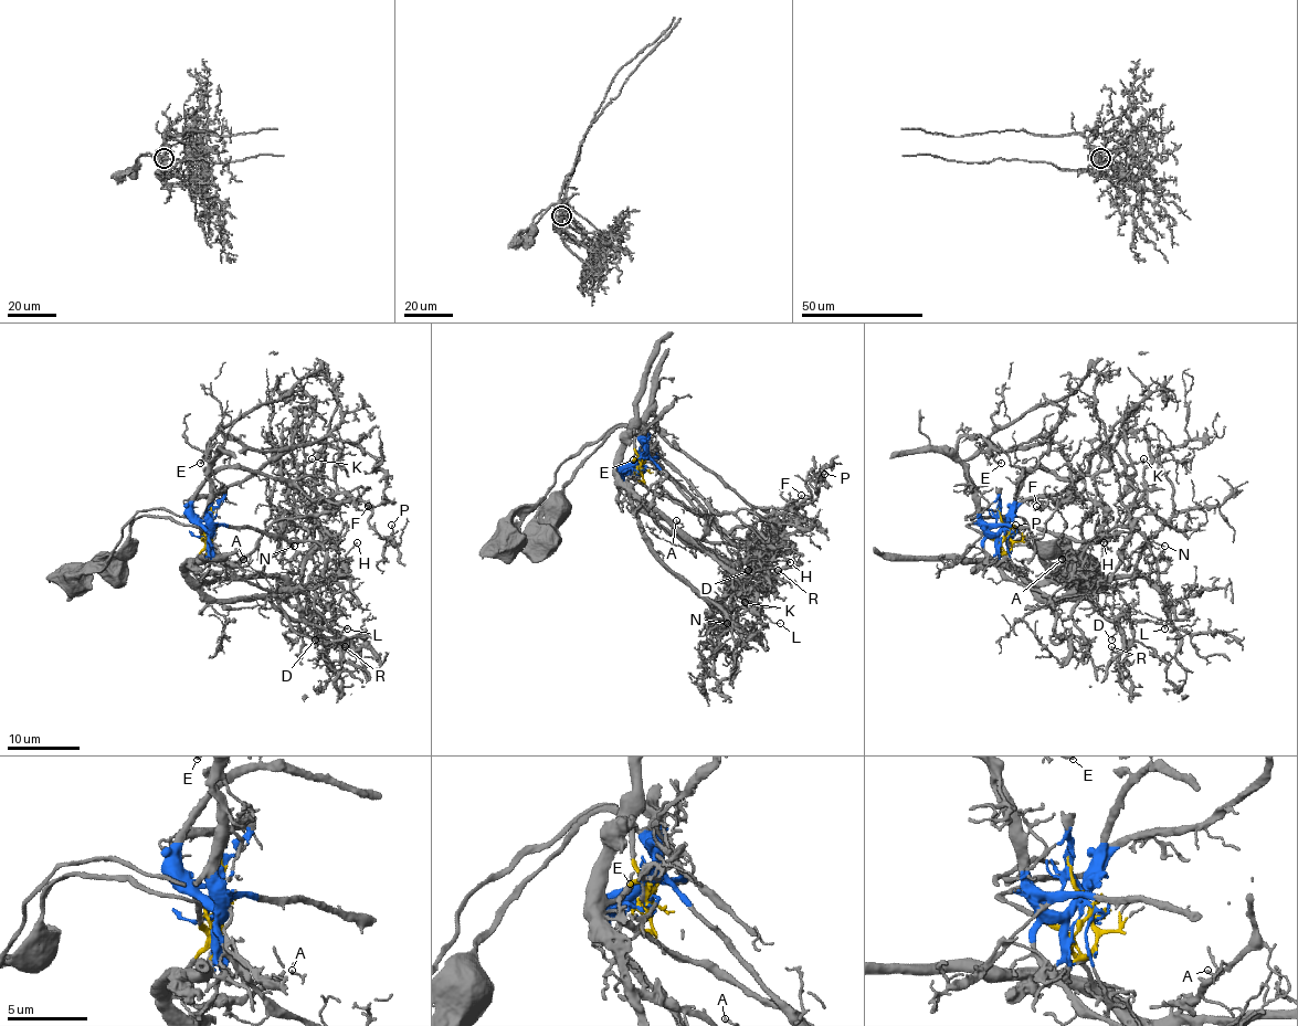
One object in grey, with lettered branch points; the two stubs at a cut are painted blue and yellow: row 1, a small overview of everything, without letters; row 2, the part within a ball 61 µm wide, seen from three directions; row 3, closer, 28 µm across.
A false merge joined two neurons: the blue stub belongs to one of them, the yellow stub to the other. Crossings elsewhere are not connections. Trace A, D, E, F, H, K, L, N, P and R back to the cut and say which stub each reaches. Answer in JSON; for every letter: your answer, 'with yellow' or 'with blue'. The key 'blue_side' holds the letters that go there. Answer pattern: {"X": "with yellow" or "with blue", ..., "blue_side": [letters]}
{"A": "with yellow", "D": "with yellow", "E": "with blue", "F": "with blue", "H": "with blue", "K": "with blue", "L": "with yellow", "N": "with yellow", "P": "with blue", "R": "with yellow", "blue_side": ["E", "F", "H", "K", "P"]}

